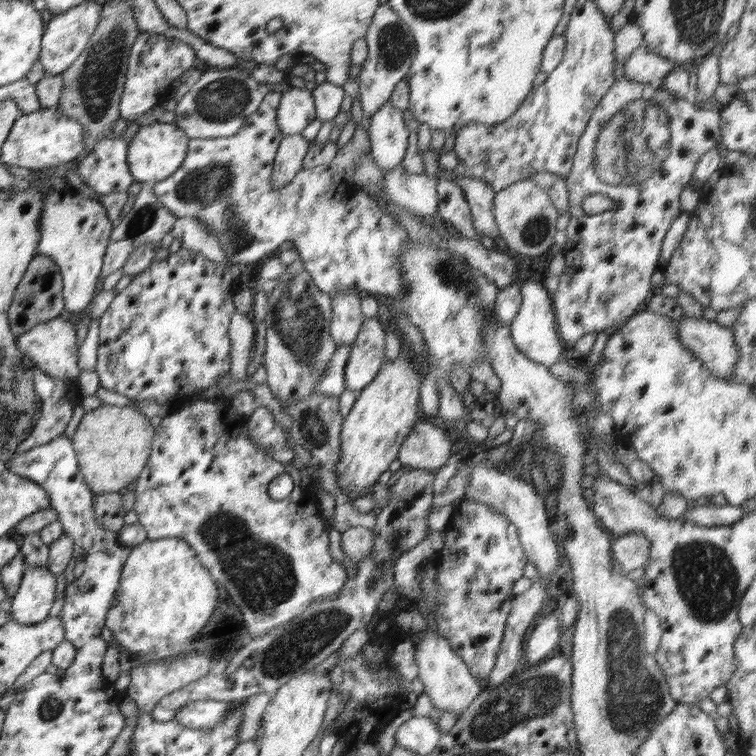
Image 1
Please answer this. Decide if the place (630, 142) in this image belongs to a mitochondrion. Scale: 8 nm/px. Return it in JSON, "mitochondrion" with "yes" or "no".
{"mitochondrion":"yes"}

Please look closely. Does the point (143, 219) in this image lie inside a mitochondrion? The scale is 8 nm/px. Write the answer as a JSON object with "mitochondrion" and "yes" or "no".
{"mitochondrion":"yes"}

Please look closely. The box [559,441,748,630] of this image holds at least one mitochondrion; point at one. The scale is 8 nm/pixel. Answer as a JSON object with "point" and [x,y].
{"point":[705,576]}

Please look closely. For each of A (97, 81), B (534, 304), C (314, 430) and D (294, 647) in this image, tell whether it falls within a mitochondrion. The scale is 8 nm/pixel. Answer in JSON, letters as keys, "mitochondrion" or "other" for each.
{"A":"mitochondrion","B":"other","C":"mitochondrion","D":"mitochondrion"}

